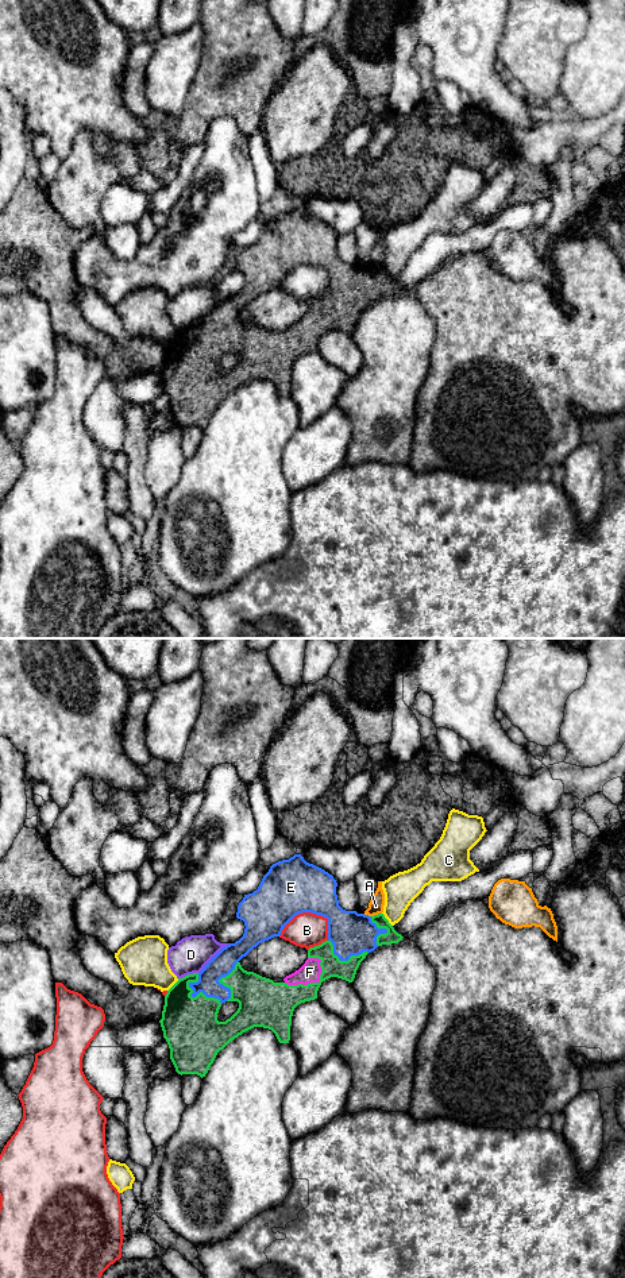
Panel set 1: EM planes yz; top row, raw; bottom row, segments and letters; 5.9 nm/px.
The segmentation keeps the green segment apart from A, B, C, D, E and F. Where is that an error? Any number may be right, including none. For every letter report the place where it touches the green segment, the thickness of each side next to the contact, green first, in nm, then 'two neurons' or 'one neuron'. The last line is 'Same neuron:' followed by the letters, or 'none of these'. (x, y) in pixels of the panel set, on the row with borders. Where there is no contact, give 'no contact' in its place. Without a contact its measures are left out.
A: yz (375, 915) | 80/90 nm | two neurons
B: yz (319, 945) | 120/220 nm | two neurons
C: yz (386, 919) | 80/200 nm | two neurons
D: yz (188, 975) | 260/220 nm | two neurons
E: yz (200, 992) | 340/140 nm | one neuron
F: yz (311, 983) | 240/120 nm | one neuron
Same neuron: E, F

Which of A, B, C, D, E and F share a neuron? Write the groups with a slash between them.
A / B / C / D / E F

